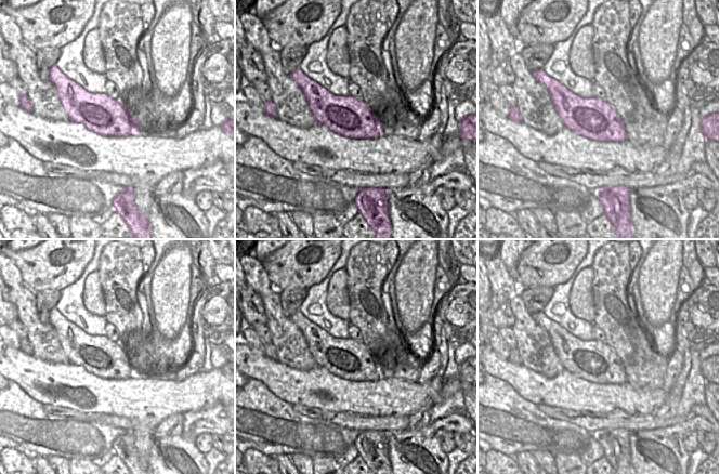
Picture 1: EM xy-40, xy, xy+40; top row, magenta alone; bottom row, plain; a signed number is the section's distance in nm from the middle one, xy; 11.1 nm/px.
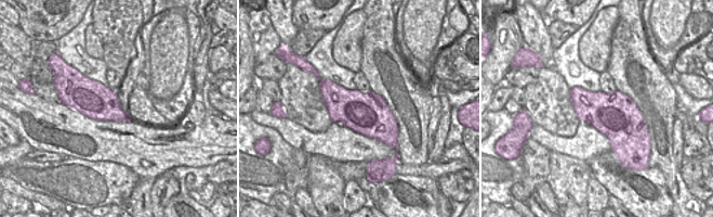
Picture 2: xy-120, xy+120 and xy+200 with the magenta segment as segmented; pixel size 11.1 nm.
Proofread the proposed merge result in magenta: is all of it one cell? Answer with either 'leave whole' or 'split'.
leave whole

